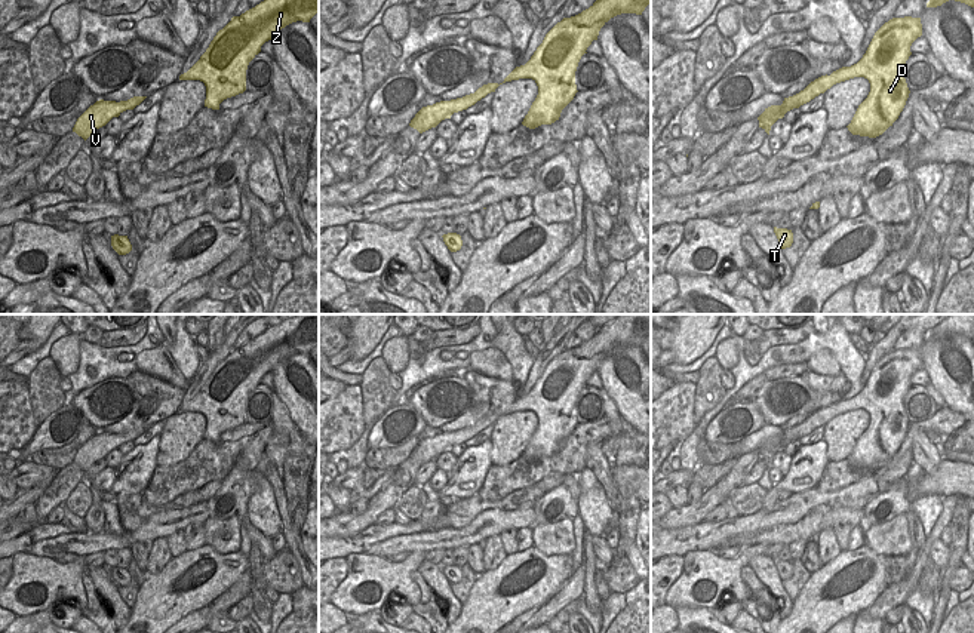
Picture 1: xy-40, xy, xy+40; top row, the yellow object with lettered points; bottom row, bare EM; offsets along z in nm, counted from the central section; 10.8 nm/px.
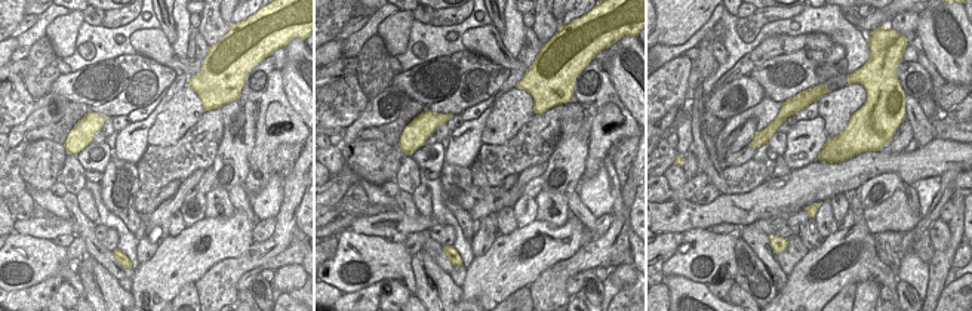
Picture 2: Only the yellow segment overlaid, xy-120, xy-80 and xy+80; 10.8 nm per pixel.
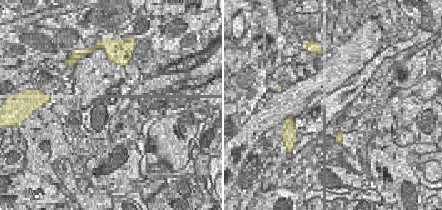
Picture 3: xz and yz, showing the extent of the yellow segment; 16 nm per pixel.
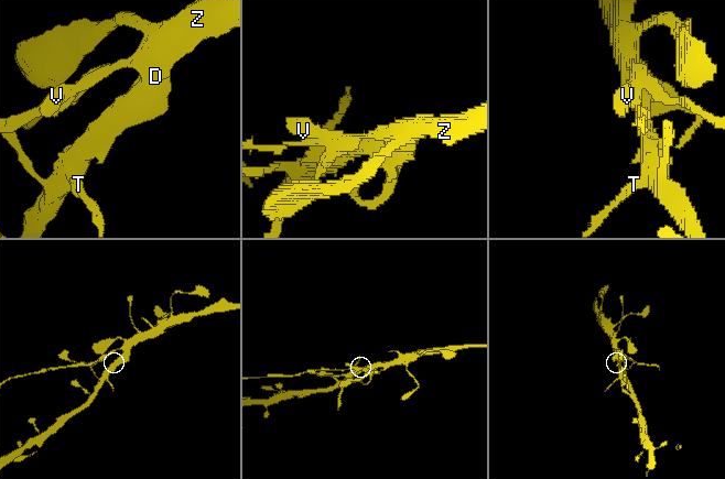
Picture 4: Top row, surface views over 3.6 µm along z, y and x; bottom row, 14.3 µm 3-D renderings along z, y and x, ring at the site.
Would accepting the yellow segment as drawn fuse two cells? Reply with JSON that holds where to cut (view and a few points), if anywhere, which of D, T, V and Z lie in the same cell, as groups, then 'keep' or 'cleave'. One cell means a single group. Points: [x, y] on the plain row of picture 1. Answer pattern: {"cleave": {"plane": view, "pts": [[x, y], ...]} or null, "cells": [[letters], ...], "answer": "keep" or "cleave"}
{"cleave": {"plane": "xy+40", "pts": [[829, 408], [839, 414]]}, "cells": [["D", "T", "Z"], ["V"]], "answer": "cleave"}

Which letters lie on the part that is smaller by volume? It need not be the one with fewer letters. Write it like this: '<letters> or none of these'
V

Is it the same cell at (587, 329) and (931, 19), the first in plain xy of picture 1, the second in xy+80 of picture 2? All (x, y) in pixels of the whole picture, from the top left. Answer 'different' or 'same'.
different

